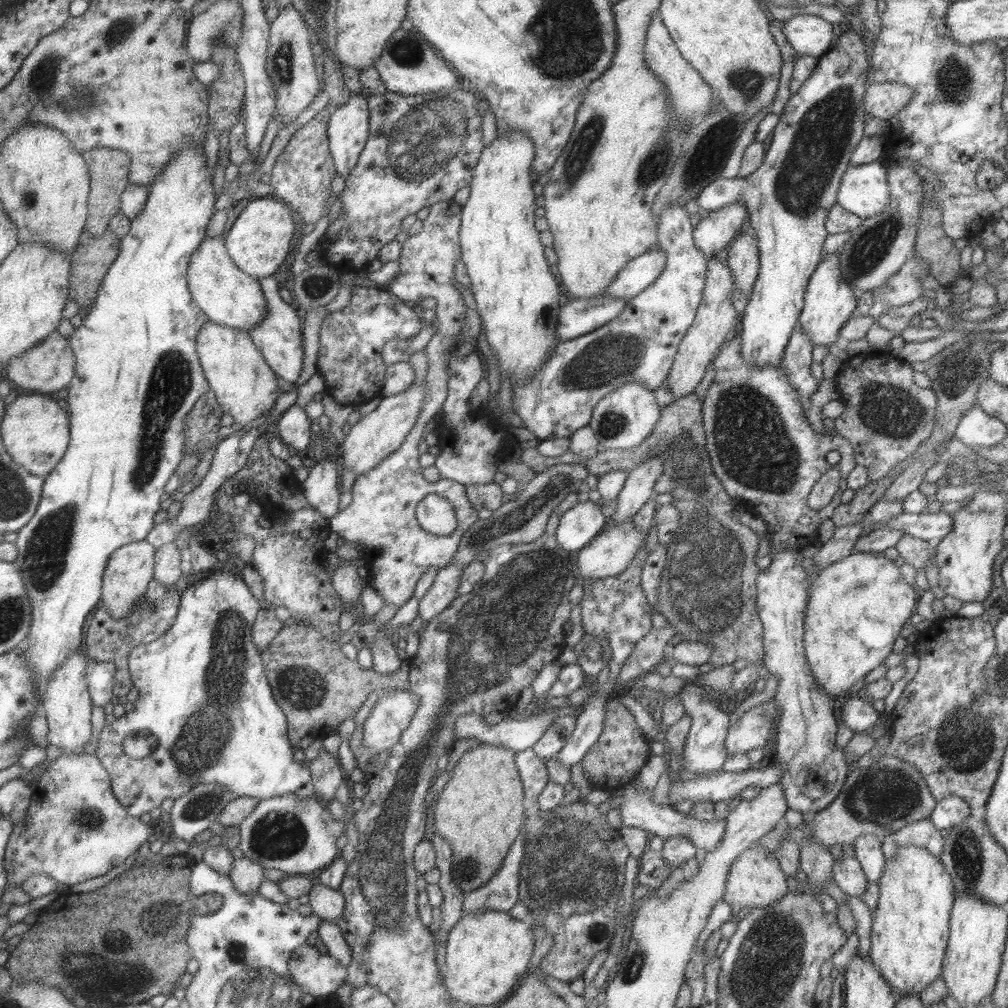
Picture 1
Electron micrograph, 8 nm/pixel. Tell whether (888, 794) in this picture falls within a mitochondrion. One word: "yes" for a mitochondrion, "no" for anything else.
yes

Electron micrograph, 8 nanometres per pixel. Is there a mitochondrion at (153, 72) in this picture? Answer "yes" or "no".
no

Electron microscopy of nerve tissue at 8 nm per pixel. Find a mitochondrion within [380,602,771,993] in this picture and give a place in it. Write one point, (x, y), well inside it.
(572, 869)

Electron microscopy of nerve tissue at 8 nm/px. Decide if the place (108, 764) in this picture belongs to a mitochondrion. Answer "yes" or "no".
no

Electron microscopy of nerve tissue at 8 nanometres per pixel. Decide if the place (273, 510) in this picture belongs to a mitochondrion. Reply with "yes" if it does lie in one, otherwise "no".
no

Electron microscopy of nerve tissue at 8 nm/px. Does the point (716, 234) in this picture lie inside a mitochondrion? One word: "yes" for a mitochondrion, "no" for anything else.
no

